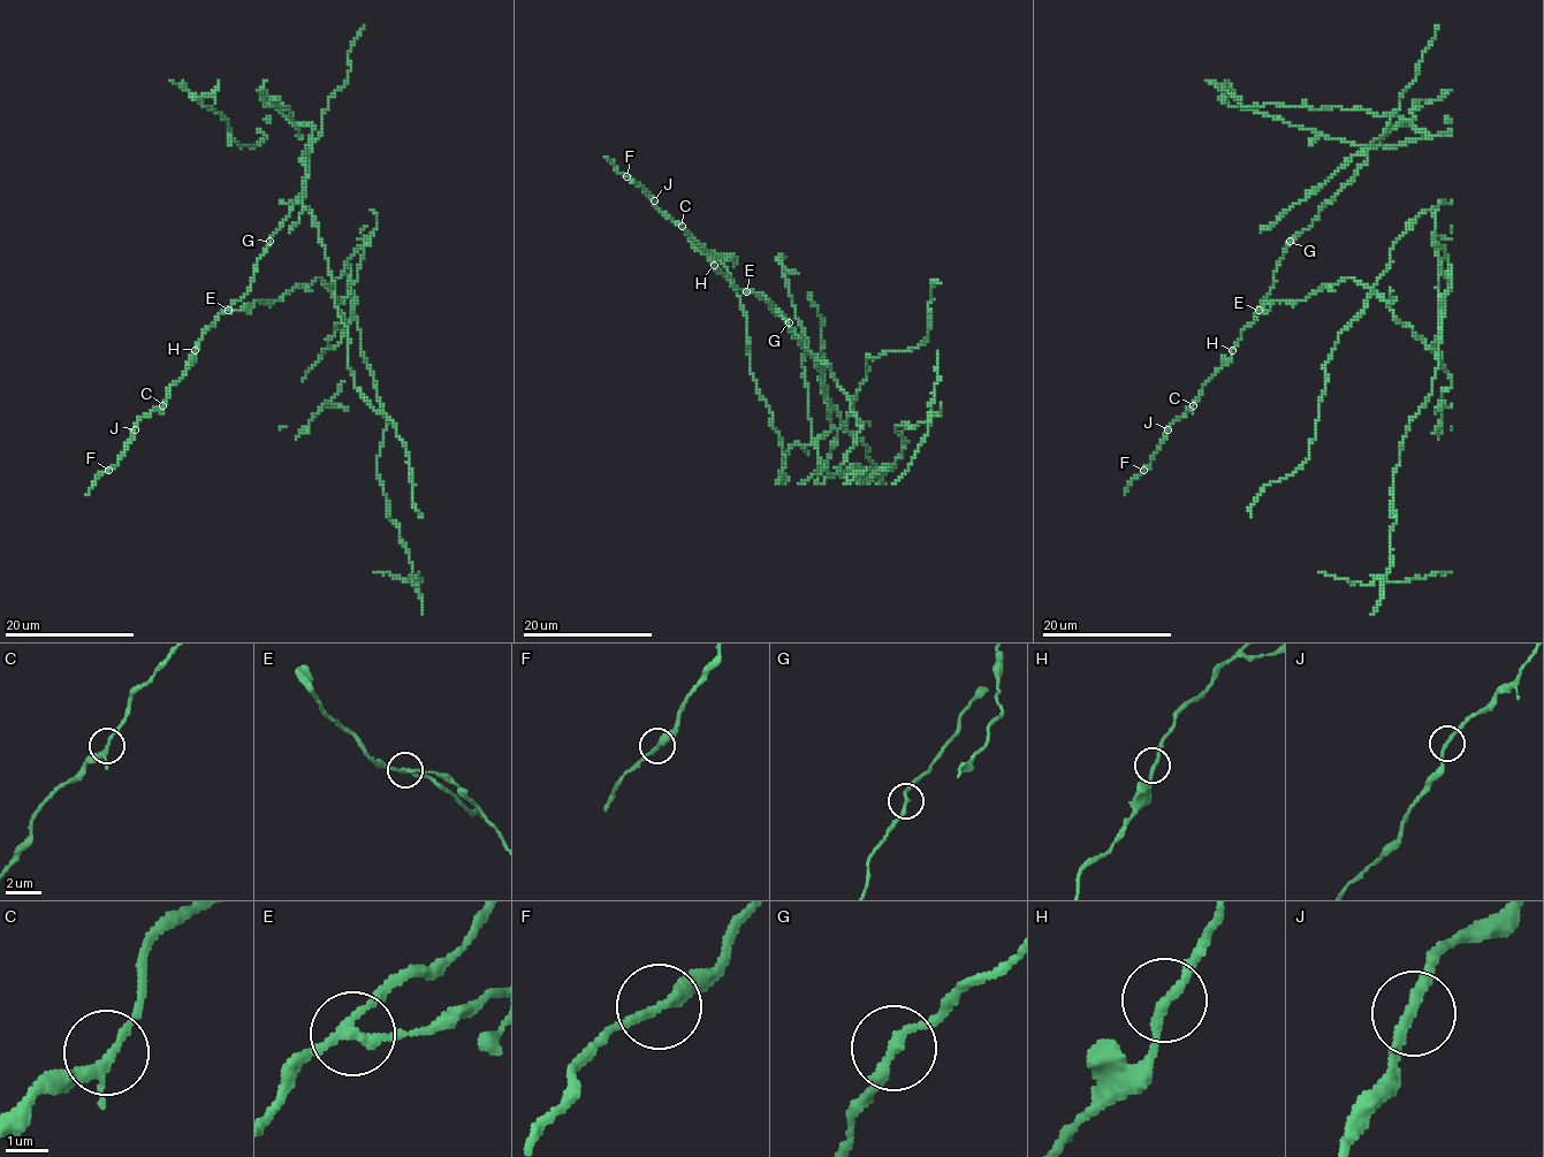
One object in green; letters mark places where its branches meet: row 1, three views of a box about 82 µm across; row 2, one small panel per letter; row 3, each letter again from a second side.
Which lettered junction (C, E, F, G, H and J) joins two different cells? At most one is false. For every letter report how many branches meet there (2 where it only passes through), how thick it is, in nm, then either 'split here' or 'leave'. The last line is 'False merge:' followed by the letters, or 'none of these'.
C: 3 branches meet; 180 nm thick; leave
E: 3 branches meet; 170 nm thick; split here
F: 2 branches meet; 240 nm thick; leave
G: 2 branches meet; 220 nm thick; leave
H: 2 branches meet; 200 nm thick; leave
J: 2 branches meet; 220 nm thick; leave
False merge: E

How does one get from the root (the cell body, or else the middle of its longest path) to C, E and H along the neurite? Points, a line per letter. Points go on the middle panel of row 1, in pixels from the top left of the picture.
C: (763, 295), (736, 289), (682, 226)
E: (763, 295), (746, 290)
H: (763, 295), (736, 289), (714, 265)

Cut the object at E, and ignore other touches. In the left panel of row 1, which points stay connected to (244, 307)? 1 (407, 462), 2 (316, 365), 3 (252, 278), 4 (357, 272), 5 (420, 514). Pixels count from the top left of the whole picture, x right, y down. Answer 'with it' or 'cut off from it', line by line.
1: cut off from it
2: with it
3: cut off from it
4: with it
5: cut off from it

